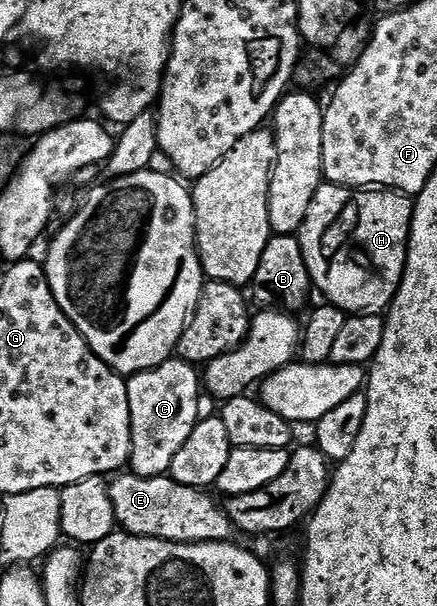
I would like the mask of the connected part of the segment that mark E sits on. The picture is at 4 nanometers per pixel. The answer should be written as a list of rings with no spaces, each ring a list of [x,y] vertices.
[[[122,474],[115,480],[118,481],[110,484],[110,497],[114,518],[121,531],[128,532],[132,536],[147,536],[177,544],[221,544],[233,537],[230,535],[235,535],[235,526],[228,518],[225,507],[221,503],[217,504],[210,497],[209,491],[180,486],[180,482],[170,479],[169,475],[144,478],[133,474]]]

